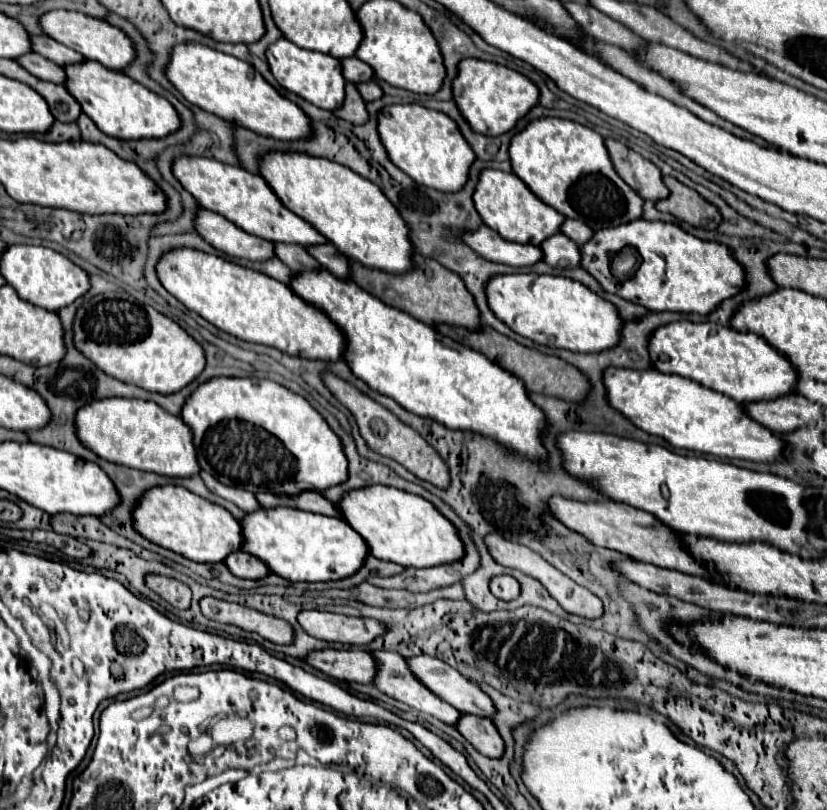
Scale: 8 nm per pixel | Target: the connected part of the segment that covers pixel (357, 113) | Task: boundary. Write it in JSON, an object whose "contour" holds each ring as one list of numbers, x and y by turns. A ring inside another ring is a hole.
{"contour":[[354,82,346,84,346,100,344,106,340,110,336,110,338,118,344,118,352,124,364,124,368,122,368,110,366,110,366,102,360,98,360,92,356,90]]}

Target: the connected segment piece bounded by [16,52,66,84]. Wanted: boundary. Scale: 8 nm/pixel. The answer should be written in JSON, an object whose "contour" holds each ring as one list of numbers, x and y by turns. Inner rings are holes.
{"contour":[[32,52,32,54,24,54,16,60,18,64,22,64,30,74,42,78,42,80,48,80,48,82,54,82,54,84,64,84,66,82,66,72,62,66,46,60,44,56]]}

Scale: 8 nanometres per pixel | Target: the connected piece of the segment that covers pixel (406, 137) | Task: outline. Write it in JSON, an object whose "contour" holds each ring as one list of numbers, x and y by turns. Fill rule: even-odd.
{"contour":[[420,104,386,106,378,116,378,132,390,160,414,182,442,192,458,192,466,184,476,154,448,114]]}

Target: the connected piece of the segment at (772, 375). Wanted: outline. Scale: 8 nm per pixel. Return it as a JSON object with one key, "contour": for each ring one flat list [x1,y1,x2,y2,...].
{"contour":[[680,320,680,322,666,324,650,336,648,350,650,350,654,368,658,368,660,372,690,378,706,388,722,392,722,394,734,398,736,402,744,402,744,404,762,402,762,400,776,400,780,396,792,394,796,390,796,382,798,382,798,374,796,374,792,362,782,352,774,350,762,336,756,336,752,332,738,332,730,326,722,326,722,324,714,324,714,322,696,324,690,320]]}

